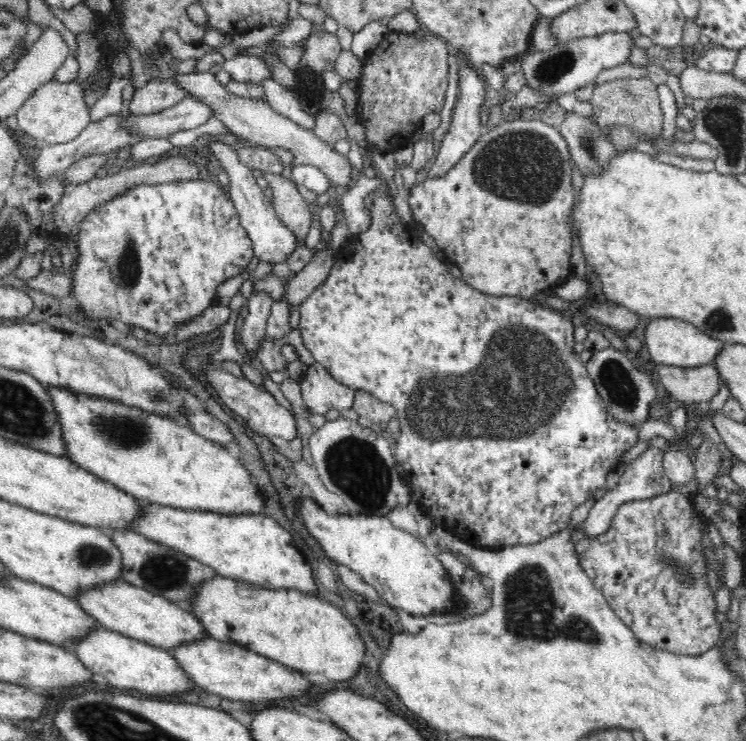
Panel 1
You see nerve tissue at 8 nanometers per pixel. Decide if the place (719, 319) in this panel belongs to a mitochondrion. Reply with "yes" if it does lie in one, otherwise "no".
yes

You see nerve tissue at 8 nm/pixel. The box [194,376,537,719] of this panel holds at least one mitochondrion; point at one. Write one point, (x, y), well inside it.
(355, 466)

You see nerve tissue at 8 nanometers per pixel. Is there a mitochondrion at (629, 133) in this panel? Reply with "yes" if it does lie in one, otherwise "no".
no

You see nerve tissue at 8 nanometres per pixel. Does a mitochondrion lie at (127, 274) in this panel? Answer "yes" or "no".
yes

